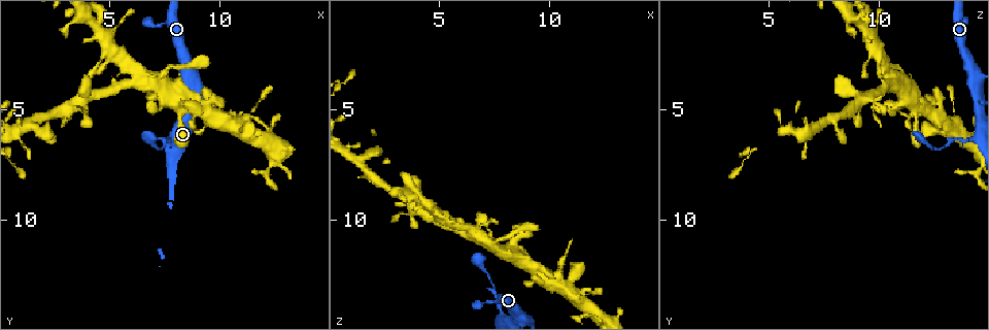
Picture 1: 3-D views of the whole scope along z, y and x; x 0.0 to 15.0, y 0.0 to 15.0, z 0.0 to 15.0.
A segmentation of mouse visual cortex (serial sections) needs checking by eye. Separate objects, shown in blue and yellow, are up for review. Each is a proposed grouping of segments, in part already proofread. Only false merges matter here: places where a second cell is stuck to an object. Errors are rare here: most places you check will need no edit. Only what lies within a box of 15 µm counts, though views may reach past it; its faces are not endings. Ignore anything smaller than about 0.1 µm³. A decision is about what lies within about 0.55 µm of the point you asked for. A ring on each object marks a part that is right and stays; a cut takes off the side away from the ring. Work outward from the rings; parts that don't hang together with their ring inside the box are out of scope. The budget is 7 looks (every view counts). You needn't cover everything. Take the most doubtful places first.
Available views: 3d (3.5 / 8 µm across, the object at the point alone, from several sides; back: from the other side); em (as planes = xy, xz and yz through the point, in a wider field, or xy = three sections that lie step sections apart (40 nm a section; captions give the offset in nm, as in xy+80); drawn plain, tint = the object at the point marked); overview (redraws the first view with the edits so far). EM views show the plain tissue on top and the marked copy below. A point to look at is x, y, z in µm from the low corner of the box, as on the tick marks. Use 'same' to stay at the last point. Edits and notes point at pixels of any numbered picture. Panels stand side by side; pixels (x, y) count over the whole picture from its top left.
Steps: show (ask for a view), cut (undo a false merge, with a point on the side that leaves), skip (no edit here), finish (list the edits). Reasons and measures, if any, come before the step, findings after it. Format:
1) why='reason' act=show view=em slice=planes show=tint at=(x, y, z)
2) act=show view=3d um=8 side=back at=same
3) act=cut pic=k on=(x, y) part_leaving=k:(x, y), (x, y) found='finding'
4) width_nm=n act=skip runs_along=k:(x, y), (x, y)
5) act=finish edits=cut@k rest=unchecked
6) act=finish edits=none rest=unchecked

why='abrupt turn' act=show view=em slice=xy step=5 show=tint at=(7.8, 6.3, 14.3)

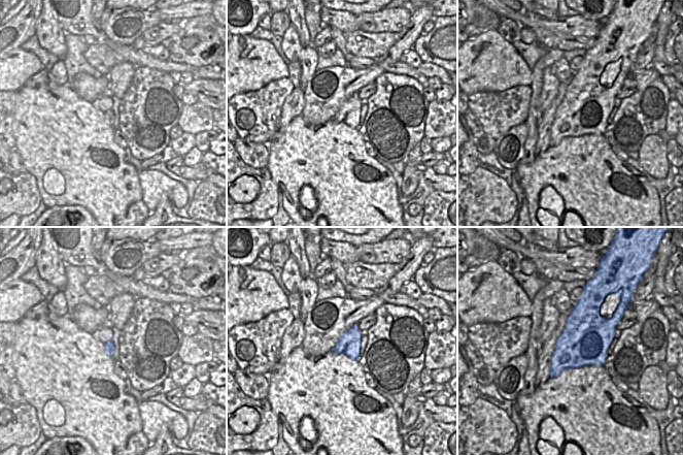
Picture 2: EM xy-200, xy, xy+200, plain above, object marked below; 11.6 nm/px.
act=show view=3d um=3.5 at=same

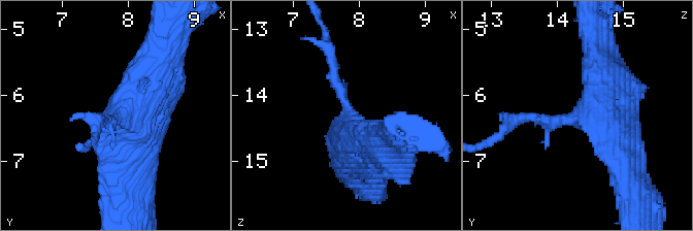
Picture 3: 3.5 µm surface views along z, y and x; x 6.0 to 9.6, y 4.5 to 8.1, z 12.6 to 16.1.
arm_widths_nm=200,600 act=skip runs_along=3:(391, 152), (353, 131), (333, 60) found='one cell here'

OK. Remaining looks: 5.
why='looks like a crossing' act=show view=3d um=3.5 at=(7.3, 3.7, 11.2)

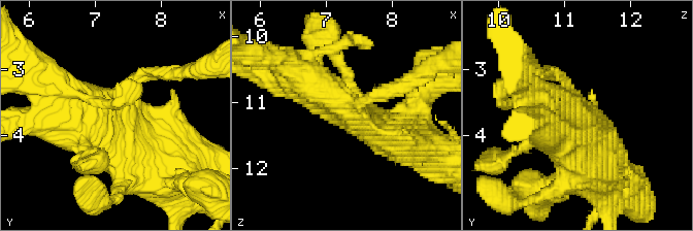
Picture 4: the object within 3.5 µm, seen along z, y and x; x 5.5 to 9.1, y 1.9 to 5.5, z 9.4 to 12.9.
act=show view=em slice=planes show=tint at=(7.35, 3.75, 11.15)

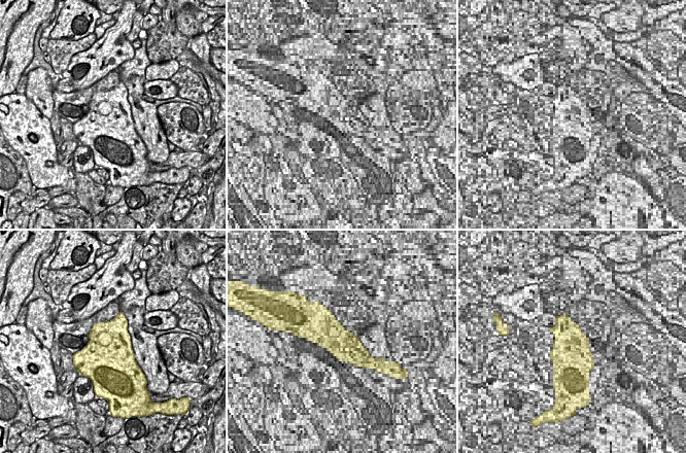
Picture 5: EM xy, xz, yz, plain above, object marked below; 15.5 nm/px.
act=skip runs_along=4:(392, 135), (300, 79), (284, 76) found='continuous, no second cell'

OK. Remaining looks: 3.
why='sudden change in width' act=show view=3d um=3.5 at=(7.0, 6.5, 12.2)

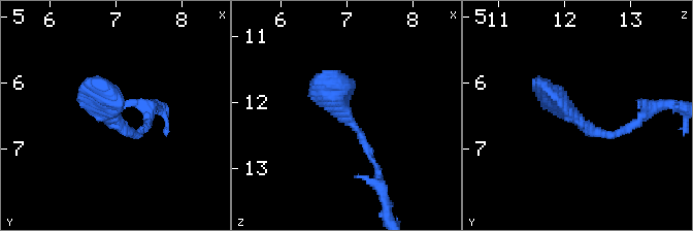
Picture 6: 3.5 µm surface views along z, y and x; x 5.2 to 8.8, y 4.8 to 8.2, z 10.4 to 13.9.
act=show view=em slice=planes show=tint at=(6.95, 6.50, 12.10)

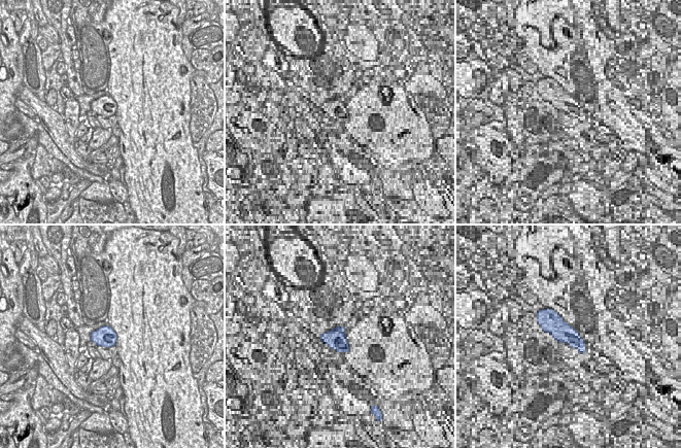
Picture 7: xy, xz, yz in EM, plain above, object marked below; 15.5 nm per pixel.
width_nm=320 act=skip runs_along=6:(373, 161), (332, 85), (317, 76) found='one cell here'

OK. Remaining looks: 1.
act=finish edits=none rest=unchecked

